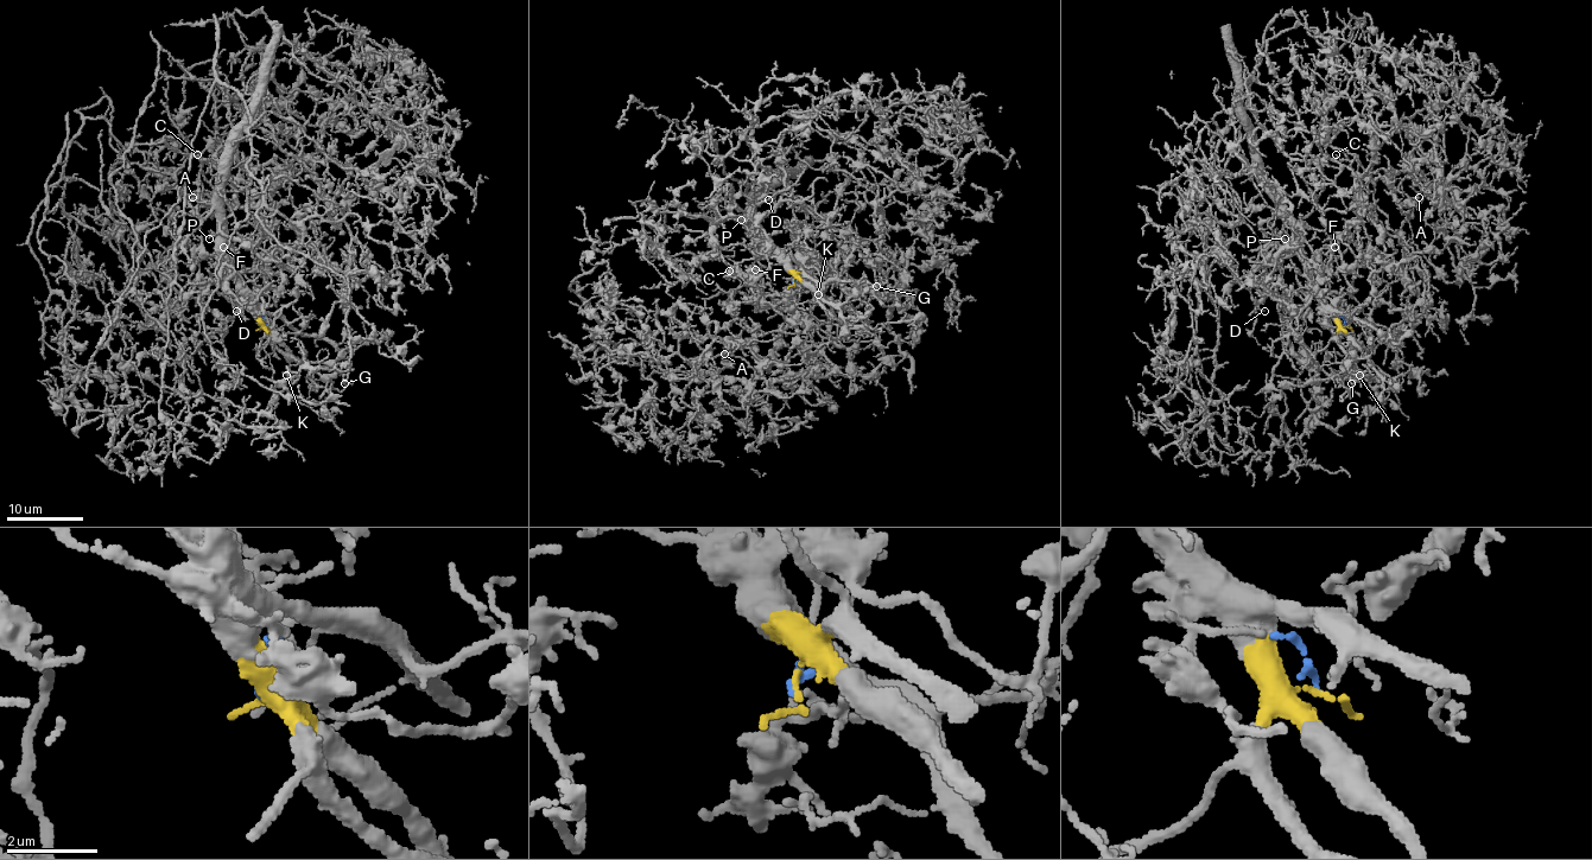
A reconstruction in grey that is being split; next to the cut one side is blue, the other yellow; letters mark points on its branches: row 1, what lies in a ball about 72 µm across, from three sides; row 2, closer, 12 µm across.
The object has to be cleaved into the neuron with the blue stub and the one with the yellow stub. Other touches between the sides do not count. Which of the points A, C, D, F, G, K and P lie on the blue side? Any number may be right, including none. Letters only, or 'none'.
A, C, F

